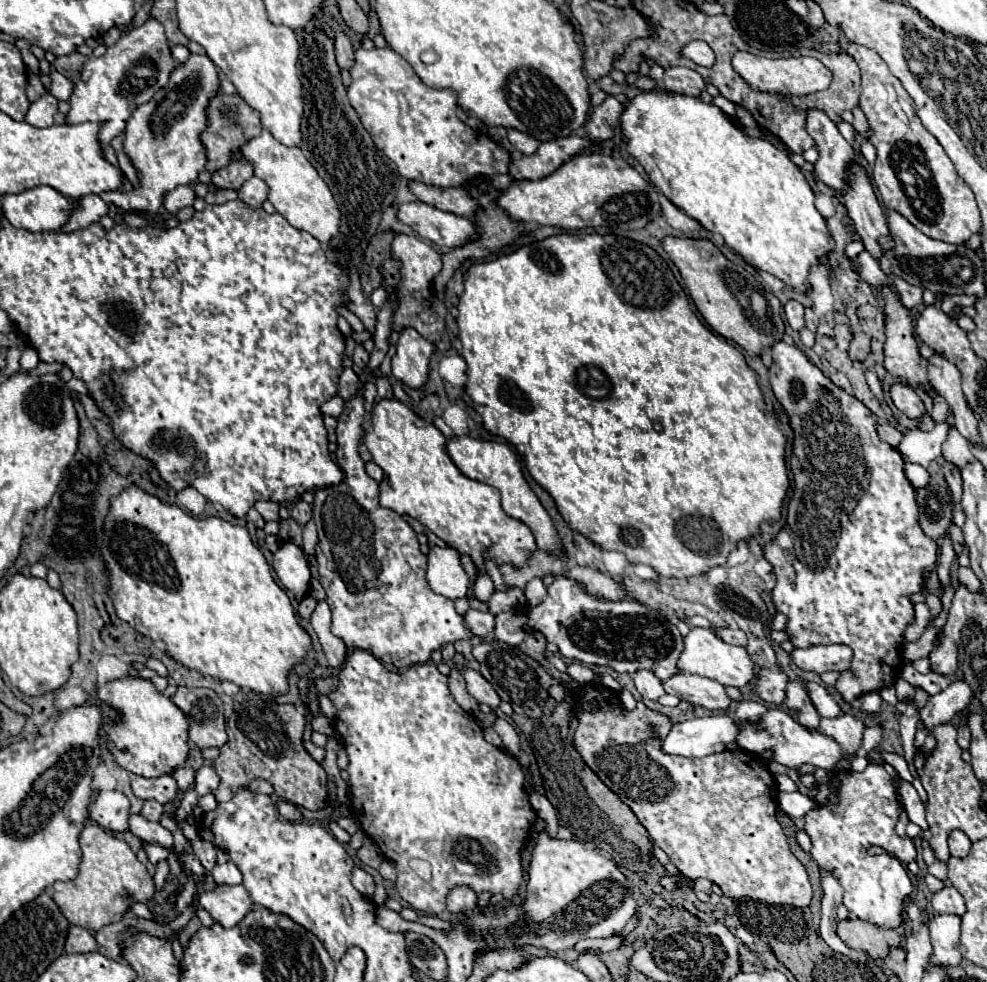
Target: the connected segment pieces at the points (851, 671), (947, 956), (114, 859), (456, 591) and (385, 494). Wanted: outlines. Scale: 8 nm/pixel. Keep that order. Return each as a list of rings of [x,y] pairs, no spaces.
[[[783,341],[773,345],[773,365],[769,367],[769,383],[771,389],[775,393],[775,399],[781,403],[781,407],[785,409],[785,413],[789,415],[789,425],[793,429],[793,455],[791,455],[791,473],[793,473],[793,489],[791,489],[791,497],[787,503],[787,519],[783,529],[775,535],[775,539],[771,539],[769,543],[763,545],[763,553],[765,559],[771,563],[773,567],[773,575],[775,575],[775,587],[771,589],[771,601],[775,605],[775,609],[779,613],[783,613],[787,617],[787,633],[789,633],[789,641],[795,647],[813,647],[813,645],[847,645],[853,651],[853,659],[849,669],[841,671],[835,689],[841,693],[841,697],[851,703],[853,699],[859,699],[865,693],[873,693],[873,691],[881,691],[883,687],[891,687],[897,677],[901,675],[901,667],[903,667],[903,633],[907,629],[907,625],[913,623],[915,613],[913,613],[913,601],[911,595],[921,593],[925,581],[929,579],[931,571],[935,569],[937,563],[937,543],[931,541],[921,529],[919,529],[919,513],[917,513],[917,503],[915,503],[915,489],[909,483],[909,479],[905,477],[903,471],[903,457],[897,449],[893,449],[887,443],[881,443],[877,437],[877,423],[871,415],[871,411],[853,395],[845,393],[843,389],[839,389],[835,383],[831,383],[821,371],[819,367],[815,367],[813,363],[807,361],[807,357],[795,347],[795,345],[787,345]]]
[[[935,915],[929,923],[933,959],[935,965],[959,965],[963,961],[959,953],[959,923],[957,915]]]
[[[89,823],[79,835],[79,847],[79,875],[67,883],[53,883],[53,901],[59,905],[61,913],[71,925],[95,933],[101,927],[119,921],[125,909],[133,903],[153,897],[153,879],[125,841],[109,835],[99,825]]]
[[[433,547],[427,559],[425,579],[429,587],[451,601],[463,599],[467,595],[469,577],[459,563],[459,553],[451,547]]]
[[[381,399],[379,403],[375,403],[375,407],[371,411],[371,431],[365,431],[363,443],[369,449],[373,461],[383,469],[384,478],[379,483],[380,505],[387,509],[393,509],[399,515],[409,515],[409,517],[417,519],[419,523],[429,527],[439,539],[453,545],[461,553],[467,553],[475,561],[481,575],[485,573],[481,569],[483,559],[491,557],[499,565],[513,563],[513,565],[521,567],[521,565],[525,565],[527,555],[531,551],[535,551],[535,539],[533,539],[531,531],[527,529],[527,525],[523,525],[521,521],[515,521],[503,513],[503,509],[499,505],[499,491],[495,487],[489,487],[489,485],[483,485],[479,481],[465,477],[457,469],[453,459],[449,457],[449,453],[445,449],[447,439],[443,437],[443,433],[435,425],[417,417],[401,401]]]

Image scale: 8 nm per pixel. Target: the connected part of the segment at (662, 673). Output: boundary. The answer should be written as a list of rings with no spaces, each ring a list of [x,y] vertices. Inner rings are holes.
[[[557,577],[547,587],[547,597],[539,605],[527,609],[527,625],[533,631],[543,633],[549,643],[555,643],[563,657],[575,659],[585,665],[607,665],[619,673],[635,673],[641,669],[649,669],[661,679],[671,677],[671,673],[677,673],[677,657],[683,651],[683,635],[675,625],[665,619],[663,613],[633,601],[597,601],[595,597],[585,593],[579,583],[567,577]]]

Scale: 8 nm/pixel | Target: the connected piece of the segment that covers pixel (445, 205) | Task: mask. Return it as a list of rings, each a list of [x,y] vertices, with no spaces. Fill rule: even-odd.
[[[409,181],[409,189],[419,201],[433,205],[441,211],[455,213],[459,217],[473,217],[473,213],[477,211],[477,201],[469,197],[465,187],[443,189],[443,187],[425,185],[419,181]]]

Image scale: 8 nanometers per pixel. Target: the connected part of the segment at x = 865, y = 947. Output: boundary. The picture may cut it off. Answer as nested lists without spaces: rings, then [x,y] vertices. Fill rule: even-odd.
[[[843,919],[837,923],[839,939],[857,951],[865,951],[871,957],[887,955],[889,945],[897,945],[905,933],[905,927],[883,929],[879,925],[861,921],[861,919]]]

